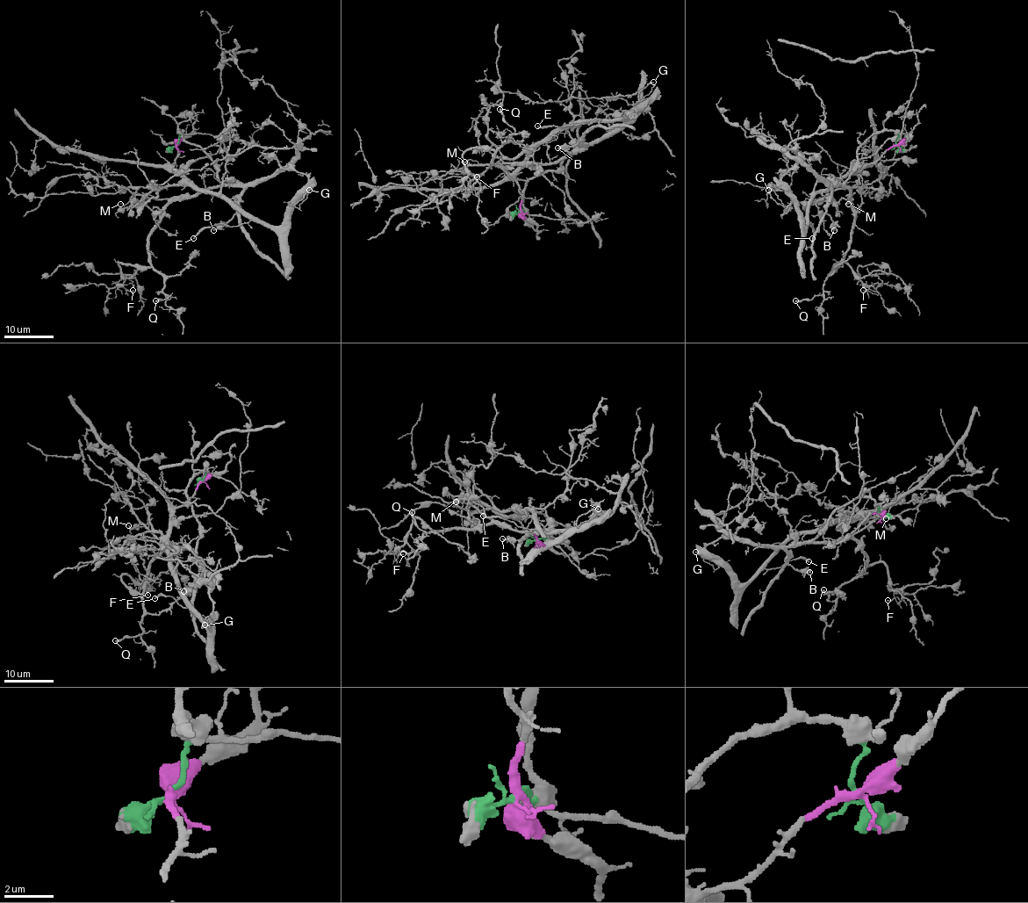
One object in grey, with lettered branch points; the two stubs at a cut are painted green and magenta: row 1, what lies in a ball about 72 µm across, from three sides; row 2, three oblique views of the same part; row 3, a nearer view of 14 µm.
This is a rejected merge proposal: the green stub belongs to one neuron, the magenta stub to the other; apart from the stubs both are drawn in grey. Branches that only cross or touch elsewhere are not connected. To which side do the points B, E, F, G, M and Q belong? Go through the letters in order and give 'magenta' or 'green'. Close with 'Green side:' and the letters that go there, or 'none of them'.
B: green
E: magenta
F: green
G: magenta
M: green
Q: green
Green side: B, F, M, Q

